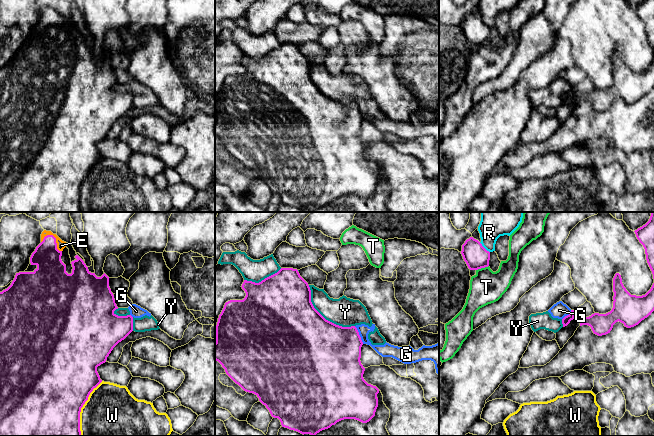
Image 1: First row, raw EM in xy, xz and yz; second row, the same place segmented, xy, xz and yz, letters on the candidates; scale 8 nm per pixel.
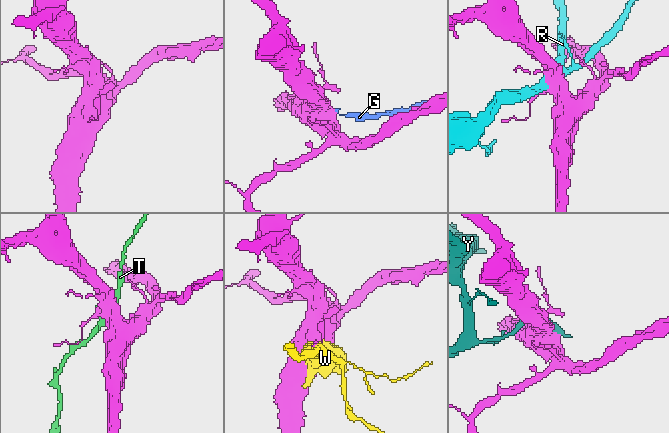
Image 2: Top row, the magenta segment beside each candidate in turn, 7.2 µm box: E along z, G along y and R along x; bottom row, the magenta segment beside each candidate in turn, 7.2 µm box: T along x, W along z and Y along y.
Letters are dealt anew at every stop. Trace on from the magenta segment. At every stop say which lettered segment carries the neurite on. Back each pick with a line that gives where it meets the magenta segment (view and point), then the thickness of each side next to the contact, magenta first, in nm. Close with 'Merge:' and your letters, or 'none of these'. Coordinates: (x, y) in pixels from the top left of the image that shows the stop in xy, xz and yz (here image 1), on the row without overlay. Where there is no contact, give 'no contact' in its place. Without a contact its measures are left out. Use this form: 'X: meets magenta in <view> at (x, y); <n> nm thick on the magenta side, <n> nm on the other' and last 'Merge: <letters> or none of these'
E: meets magenta in xy at (55, 15); 220 nm thick on the magenta side, 70 nm on the other
Merge: E

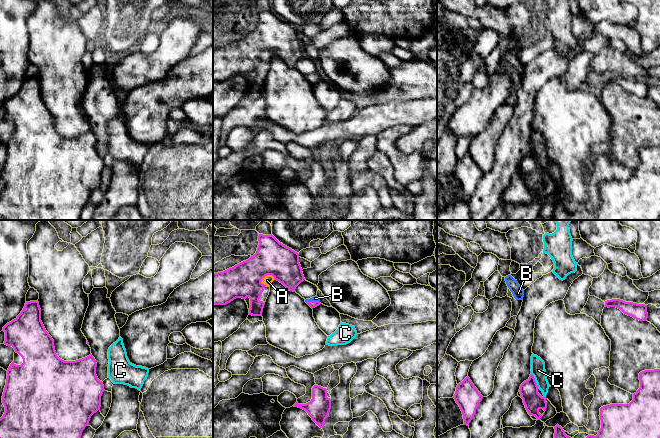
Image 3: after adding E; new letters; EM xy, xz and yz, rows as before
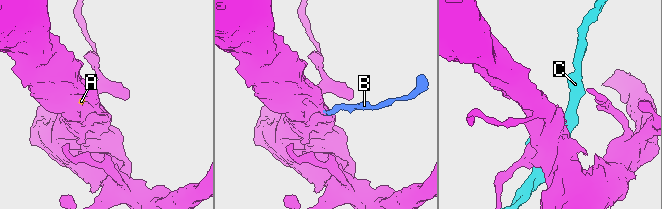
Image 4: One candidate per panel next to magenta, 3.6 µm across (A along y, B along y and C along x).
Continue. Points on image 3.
A: meets magenta in xz at (267, 50); 280 nm thick on the magenta side, 80 nm on the other
B: meets magenta in xz at (312, 77); 60 nm thick on the magenta side, 40 nm on the other
Merge: A, B

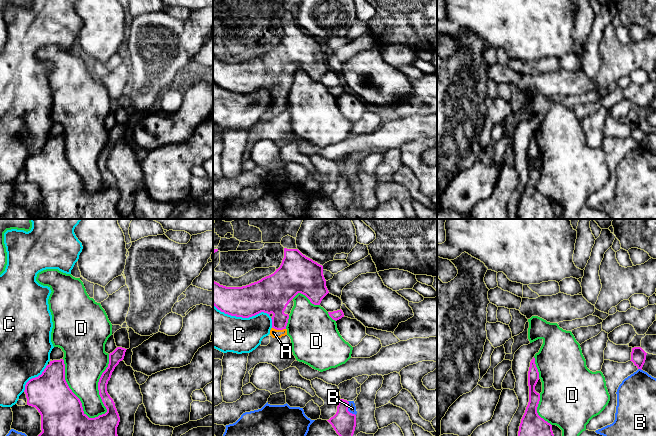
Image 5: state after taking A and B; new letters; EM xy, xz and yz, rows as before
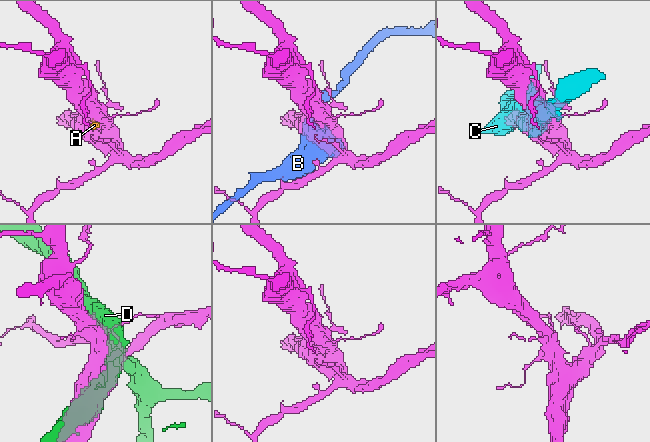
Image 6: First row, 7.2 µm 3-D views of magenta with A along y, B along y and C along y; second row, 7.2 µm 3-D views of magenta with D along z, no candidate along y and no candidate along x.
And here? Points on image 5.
A: meets magenta in xz at (279, 105); 220 nm thick on the magenta side, 70 nm on the other
Merge: A

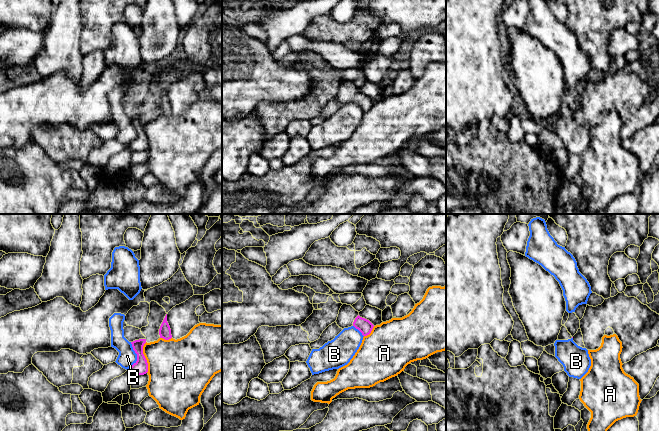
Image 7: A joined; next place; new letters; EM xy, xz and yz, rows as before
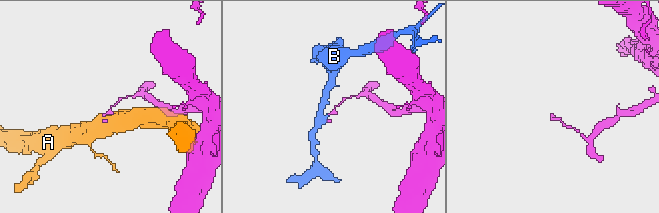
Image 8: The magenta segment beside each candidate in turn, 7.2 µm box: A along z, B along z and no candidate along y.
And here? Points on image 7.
Merge: none of these

